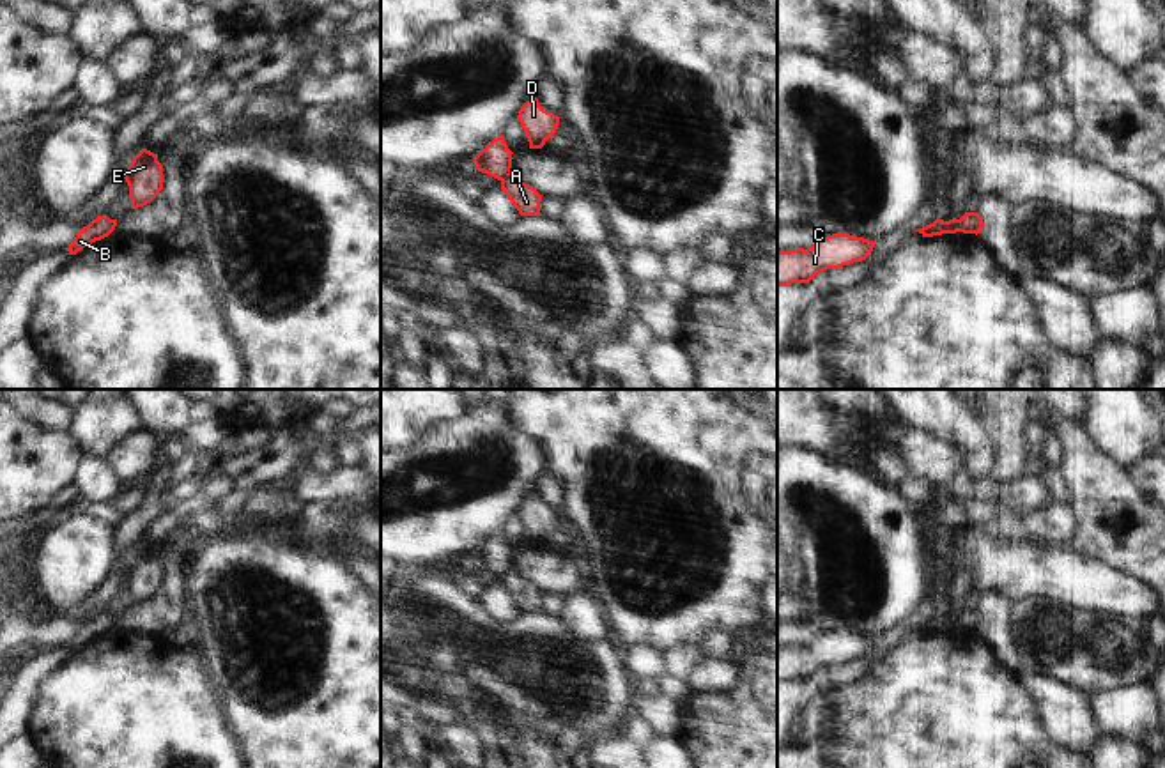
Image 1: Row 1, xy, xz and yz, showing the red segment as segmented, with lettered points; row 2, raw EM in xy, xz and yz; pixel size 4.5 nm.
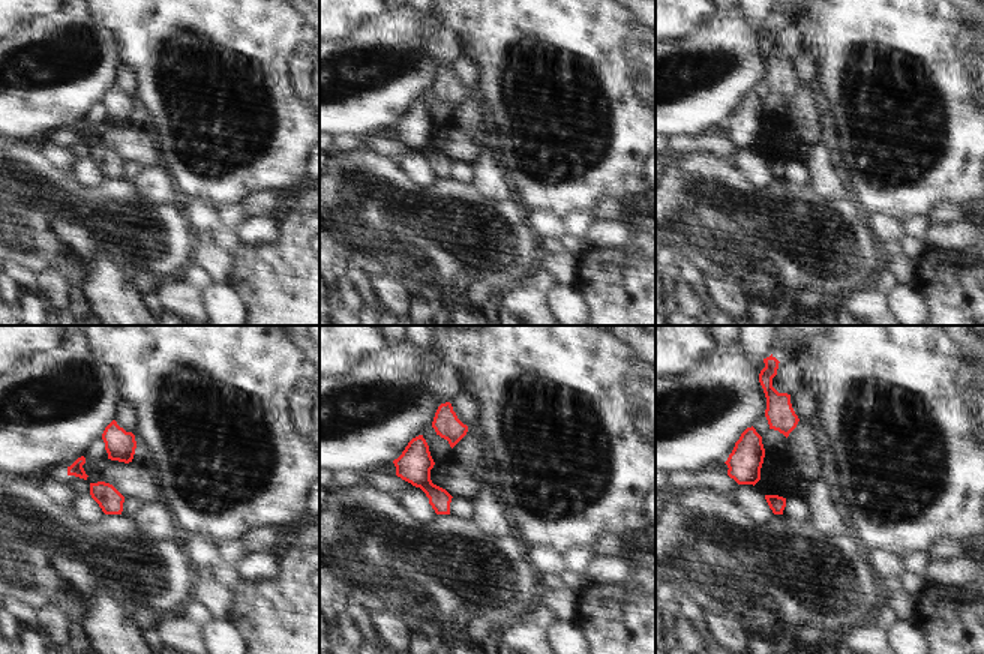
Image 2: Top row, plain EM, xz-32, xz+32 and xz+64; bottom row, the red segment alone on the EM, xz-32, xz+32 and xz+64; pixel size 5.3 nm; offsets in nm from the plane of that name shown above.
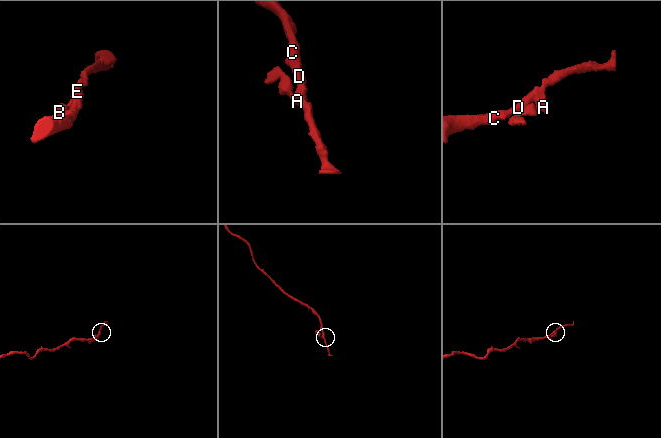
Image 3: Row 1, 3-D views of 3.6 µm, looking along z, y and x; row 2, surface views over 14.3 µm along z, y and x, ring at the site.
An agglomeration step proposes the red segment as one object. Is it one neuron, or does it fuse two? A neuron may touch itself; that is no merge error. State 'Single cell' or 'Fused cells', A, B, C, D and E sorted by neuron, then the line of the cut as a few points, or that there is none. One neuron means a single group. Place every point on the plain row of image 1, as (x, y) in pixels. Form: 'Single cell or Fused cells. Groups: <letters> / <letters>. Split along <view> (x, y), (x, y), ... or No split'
Fused cells. Groups: A C D E / B. Split along yz (958, 616), (962, 627).

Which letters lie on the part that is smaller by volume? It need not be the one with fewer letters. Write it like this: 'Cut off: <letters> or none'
Cut off: B

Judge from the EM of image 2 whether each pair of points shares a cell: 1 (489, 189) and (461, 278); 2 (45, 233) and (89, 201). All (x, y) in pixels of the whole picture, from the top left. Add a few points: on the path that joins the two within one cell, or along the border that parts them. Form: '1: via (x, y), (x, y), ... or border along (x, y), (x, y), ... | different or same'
1: border along (470, 185), (489, 200), (513, 200) | different
2: via (56, 224), (68, 222), (78, 212) | same

